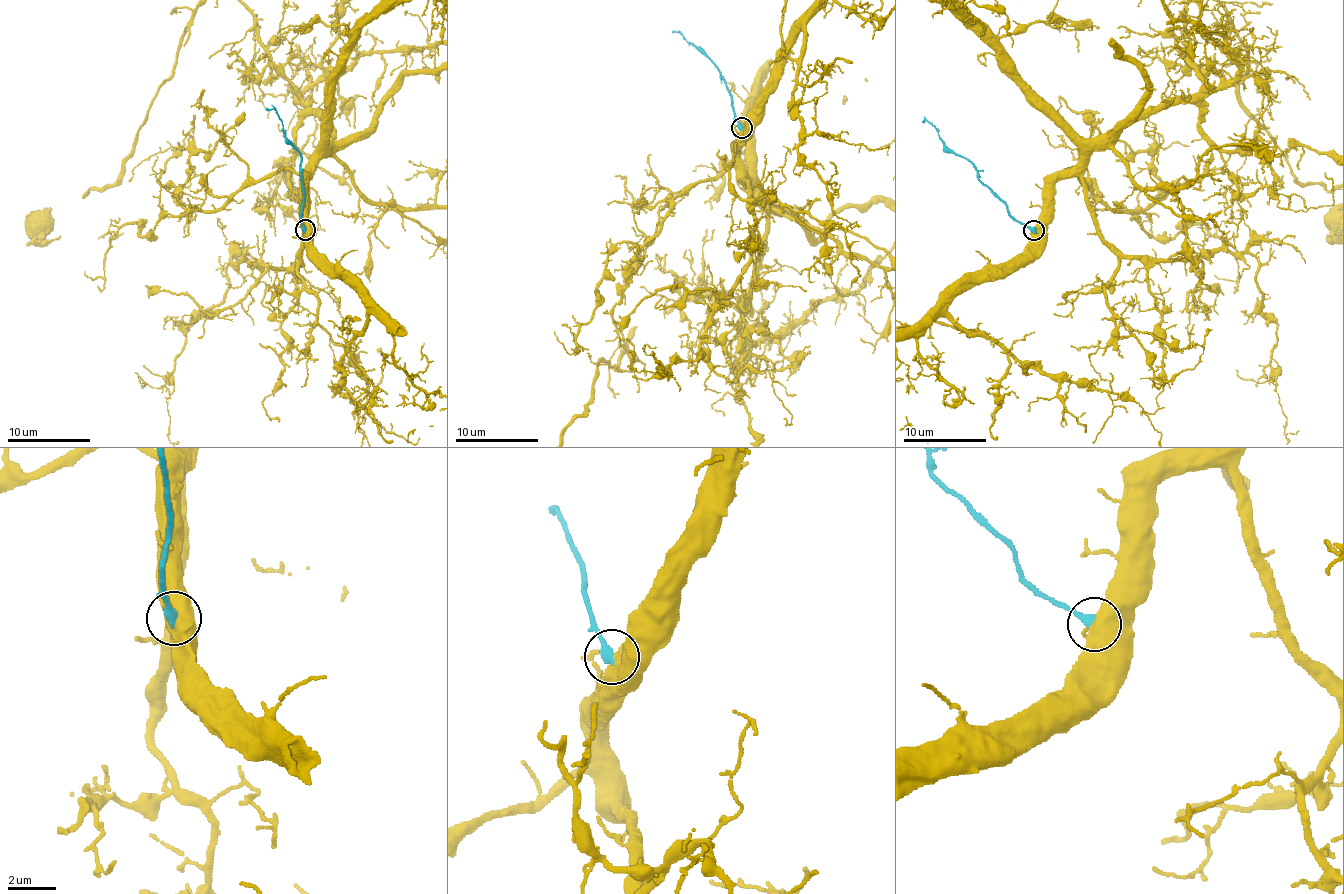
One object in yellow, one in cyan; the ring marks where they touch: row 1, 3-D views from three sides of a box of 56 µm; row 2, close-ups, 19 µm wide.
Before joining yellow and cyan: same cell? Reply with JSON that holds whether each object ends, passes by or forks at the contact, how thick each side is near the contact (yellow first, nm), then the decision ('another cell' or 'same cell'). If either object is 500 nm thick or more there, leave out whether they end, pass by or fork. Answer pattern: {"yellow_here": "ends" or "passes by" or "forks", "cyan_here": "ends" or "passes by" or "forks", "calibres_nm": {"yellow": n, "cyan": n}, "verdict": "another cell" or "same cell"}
{"calibres_nm": {"yellow": 750, "cyan": 400}, "verdict": "another cell"}

